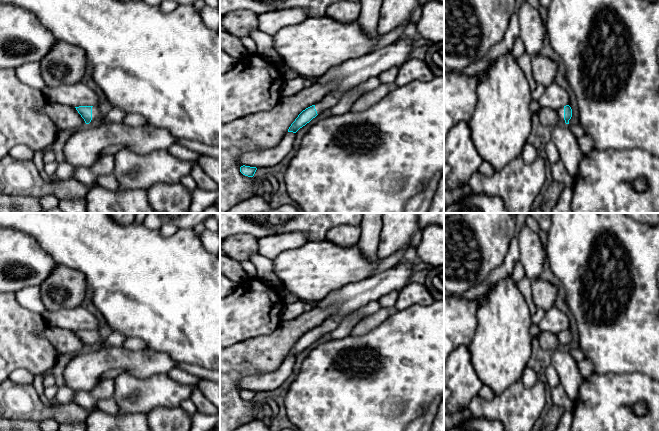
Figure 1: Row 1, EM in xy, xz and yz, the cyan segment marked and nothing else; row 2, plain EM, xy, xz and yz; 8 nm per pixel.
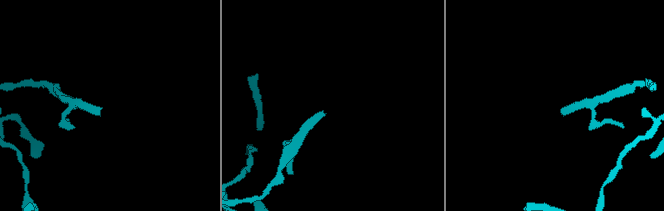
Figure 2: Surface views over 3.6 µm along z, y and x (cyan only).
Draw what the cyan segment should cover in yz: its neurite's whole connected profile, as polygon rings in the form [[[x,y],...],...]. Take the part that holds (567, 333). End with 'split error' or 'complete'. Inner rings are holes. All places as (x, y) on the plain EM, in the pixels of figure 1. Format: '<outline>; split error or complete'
[[[566,329],[557,334],[560,346],[553,350],[551,365],[557,371],[560,384],[565,389],[567,396],[575,400],[584,378],[579,372],[578,362],[568,351],[569,344],[572,341],[572,333]]]; split error

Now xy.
[[[97,330],[75,332],[86,349],[69,361],[64,370],[64,379],[65,385],[76,392],[91,390],[103,373],[113,369],[122,369],[144,379],[169,373],[178,364],[167,353],[155,352],[146,347],[130,351],[123,346],[105,346]]]; split error

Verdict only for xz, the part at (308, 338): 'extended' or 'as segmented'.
extended

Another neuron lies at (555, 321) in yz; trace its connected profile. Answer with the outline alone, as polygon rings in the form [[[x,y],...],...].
[[[552,307],[545,311],[545,316],[538,325],[540,334],[543,332],[551,332],[559,334],[569,328],[570,322],[567,315],[556,307]]]

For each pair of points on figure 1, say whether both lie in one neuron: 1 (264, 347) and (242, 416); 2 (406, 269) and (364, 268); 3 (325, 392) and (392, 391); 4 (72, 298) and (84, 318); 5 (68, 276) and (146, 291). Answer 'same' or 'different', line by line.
1: same
2: different
3: same
4: different
5: different

